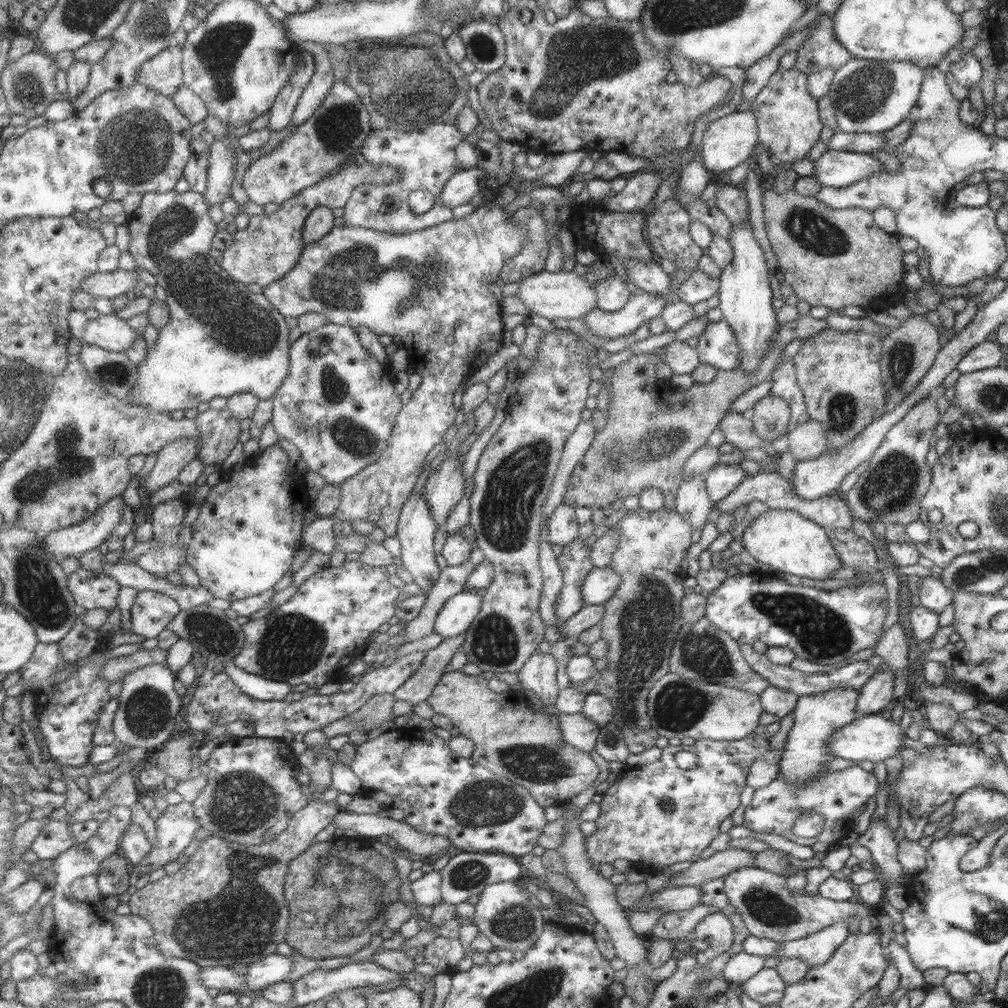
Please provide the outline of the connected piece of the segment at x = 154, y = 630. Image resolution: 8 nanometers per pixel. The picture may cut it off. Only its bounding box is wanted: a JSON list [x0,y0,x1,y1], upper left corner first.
[131,590,182,638]

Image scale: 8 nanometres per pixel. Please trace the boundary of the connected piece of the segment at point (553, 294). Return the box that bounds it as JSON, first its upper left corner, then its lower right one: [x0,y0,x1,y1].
[515,270,597,321]

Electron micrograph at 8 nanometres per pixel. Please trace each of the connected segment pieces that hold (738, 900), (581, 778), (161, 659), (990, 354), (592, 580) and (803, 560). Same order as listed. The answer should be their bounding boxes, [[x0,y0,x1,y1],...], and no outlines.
[[722,866,874,943],[427,670,598,808],[100,647,169,682],[956,340,1004,374],[581,568,620,604],[740,509,843,581]]

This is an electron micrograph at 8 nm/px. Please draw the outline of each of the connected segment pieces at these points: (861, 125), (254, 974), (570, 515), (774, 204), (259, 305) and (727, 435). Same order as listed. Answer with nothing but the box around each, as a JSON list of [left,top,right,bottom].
[[826,58,931,132],[247,953,293,994],[546,504,577,547],[762,188,906,310],[121,189,291,413],[718,411,763,450]]

